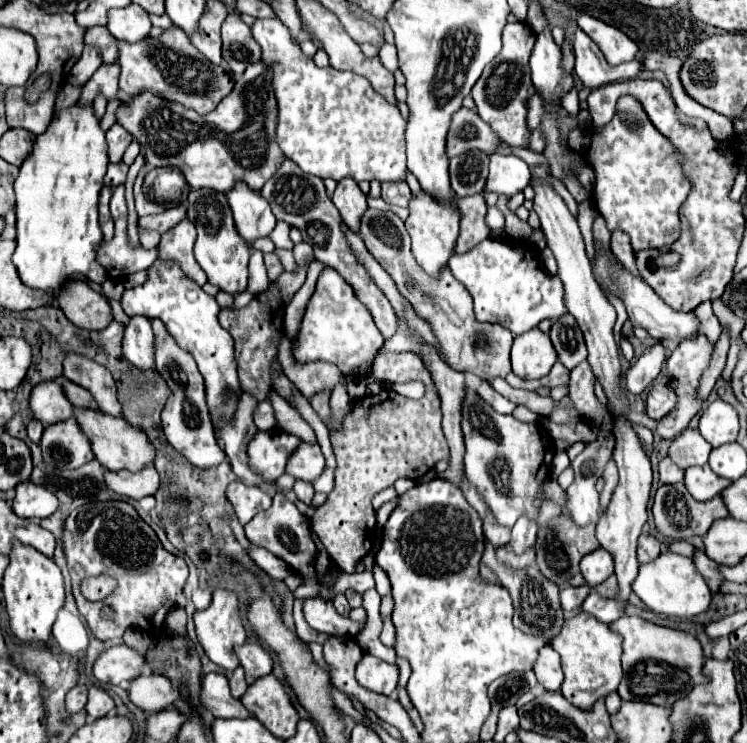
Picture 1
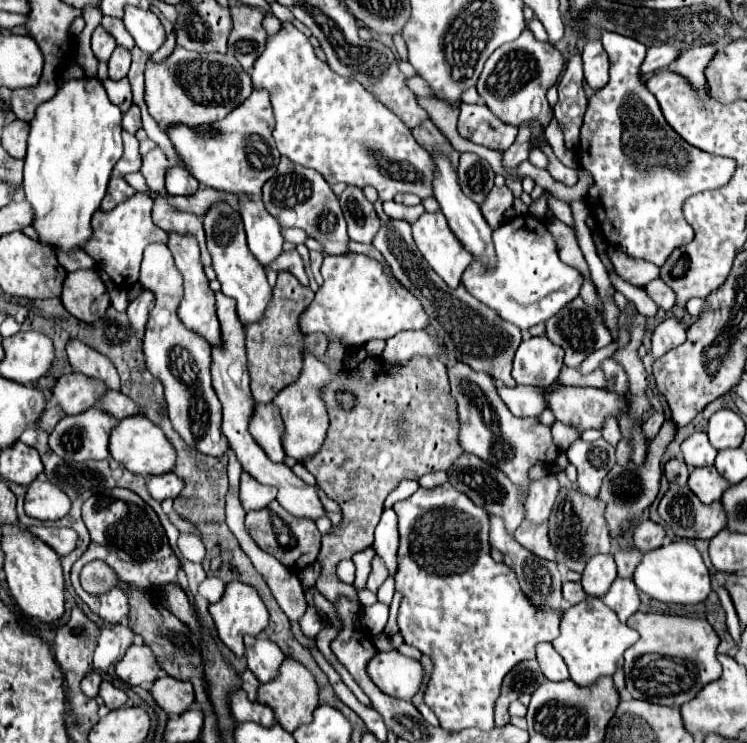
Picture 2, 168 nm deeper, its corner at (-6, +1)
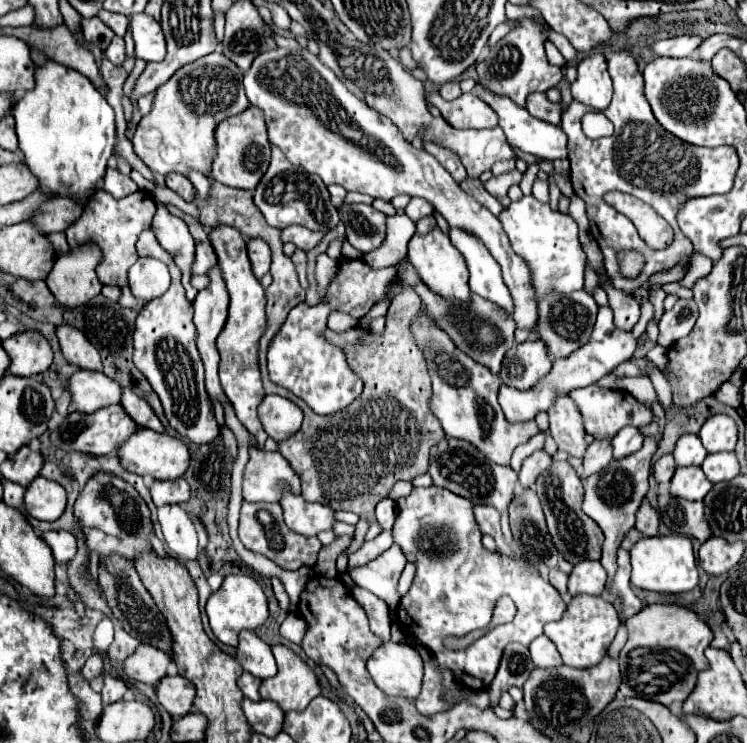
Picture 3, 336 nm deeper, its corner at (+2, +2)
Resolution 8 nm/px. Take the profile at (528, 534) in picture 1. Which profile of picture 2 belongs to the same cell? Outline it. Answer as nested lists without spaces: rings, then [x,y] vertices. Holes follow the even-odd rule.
[[[546,475],[540,481],[532,481],[524,503],[526,519],[532,521],[532,525],[548,521],[556,497],[558,497],[558,481],[554,475]]]

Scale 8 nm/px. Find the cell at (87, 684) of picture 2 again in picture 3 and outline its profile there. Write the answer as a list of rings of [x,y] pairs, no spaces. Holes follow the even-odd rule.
[[[92,654],[92,656],[86,660],[86,664],[84,664],[84,668],[82,668],[82,674],[84,674],[86,680],[92,680],[94,676],[100,676],[102,670],[104,670],[104,656],[102,656],[102,654]]]

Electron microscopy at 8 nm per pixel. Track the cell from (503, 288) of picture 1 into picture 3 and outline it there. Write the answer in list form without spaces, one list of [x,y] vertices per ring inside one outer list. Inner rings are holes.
[[[524,196],[518,202],[512,202],[498,216],[504,232],[510,238],[510,244],[518,256],[522,256],[532,268],[532,280],[536,292],[542,298],[546,292],[574,292],[584,286],[586,254],[578,242],[578,226],[568,214],[554,212],[550,204],[538,202],[534,196]]]

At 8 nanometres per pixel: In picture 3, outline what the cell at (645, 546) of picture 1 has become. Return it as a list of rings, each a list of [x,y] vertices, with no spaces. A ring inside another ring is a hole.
[[[642,502],[640,510],[636,514],[636,528],[644,536],[656,536],[658,534],[658,514],[648,502]]]

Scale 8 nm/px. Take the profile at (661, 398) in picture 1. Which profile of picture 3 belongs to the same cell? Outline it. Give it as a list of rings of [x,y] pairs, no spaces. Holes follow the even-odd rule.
[[[632,426],[622,428],[610,442],[612,452],[614,452],[614,460],[626,458],[632,452],[638,452],[642,448],[642,442],[644,442],[644,436],[642,436],[642,432],[638,428],[632,428]]]

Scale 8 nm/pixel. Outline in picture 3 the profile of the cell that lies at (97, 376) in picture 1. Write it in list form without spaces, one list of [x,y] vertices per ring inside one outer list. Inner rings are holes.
[[[62,324],[56,328],[56,336],[60,340],[60,348],[68,362],[72,362],[84,370],[102,370],[100,354],[78,328]]]

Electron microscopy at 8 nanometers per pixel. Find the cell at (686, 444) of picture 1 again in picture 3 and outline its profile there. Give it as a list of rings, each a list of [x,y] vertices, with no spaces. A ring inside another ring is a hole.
[[[682,434],[674,448],[674,460],[678,466],[700,466],[706,454],[708,452],[702,448],[698,434]]]

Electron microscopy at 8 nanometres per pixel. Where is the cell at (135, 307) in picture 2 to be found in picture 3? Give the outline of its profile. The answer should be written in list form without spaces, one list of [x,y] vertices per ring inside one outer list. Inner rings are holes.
[[[138,258],[128,270],[128,286],[134,296],[152,300],[164,294],[170,286],[170,274],[164,262],[156,258]]]

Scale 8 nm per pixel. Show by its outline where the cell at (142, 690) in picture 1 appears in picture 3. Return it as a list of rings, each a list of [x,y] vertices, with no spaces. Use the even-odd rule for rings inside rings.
[[[166,676],[156,686],[158,702],[170,712],[172,718],[182,718],[192,710],[196,688],[182,676]]]

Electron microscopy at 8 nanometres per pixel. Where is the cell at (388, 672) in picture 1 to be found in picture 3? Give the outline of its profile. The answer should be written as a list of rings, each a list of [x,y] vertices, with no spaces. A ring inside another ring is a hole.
[[[384,642],[368,660],[368,672],[376,686],[390,696],[416,698],[422,686],[422,658],[408,644]]]

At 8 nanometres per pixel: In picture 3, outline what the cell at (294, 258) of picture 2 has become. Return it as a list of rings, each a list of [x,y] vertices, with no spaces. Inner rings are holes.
[[[296,250],[292,254],[292,262],[296,266],[296,272],[298,272],[298,278],[300,278],[302,288],[308,288],[308,278],[306,278],[306,252],[304,250]]]

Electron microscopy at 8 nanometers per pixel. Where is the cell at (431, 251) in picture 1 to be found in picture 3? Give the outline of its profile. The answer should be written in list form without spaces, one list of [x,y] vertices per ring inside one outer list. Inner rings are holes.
[[[434,228],[426,236],[414,234],[408,244],[408,258],[420,276],[420,280],[438,296],[446,300],[460,300],[470,302],[470,288],[468,288],[468,268],[464,264],[464,256],[456,246],[452,246],[448,234],[444,234],[440,228]]]

